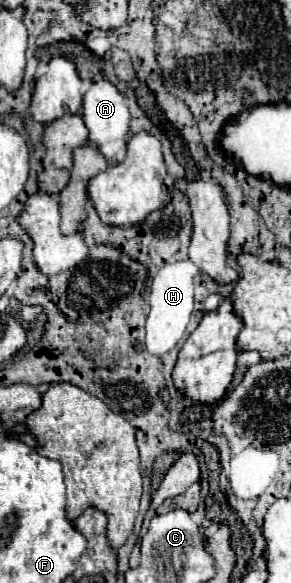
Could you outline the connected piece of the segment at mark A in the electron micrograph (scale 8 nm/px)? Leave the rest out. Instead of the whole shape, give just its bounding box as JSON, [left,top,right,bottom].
[82,80,130,164]

